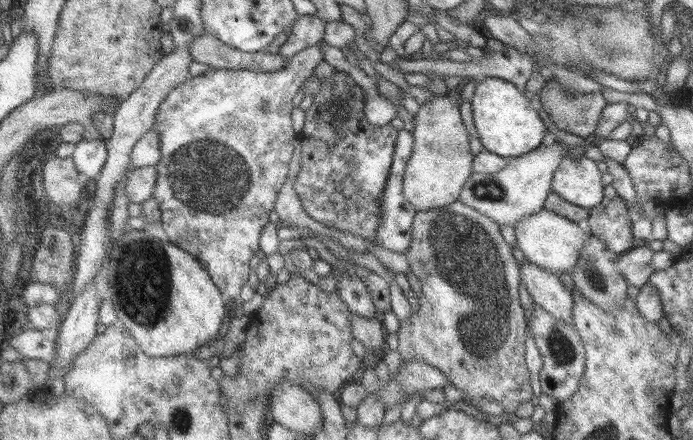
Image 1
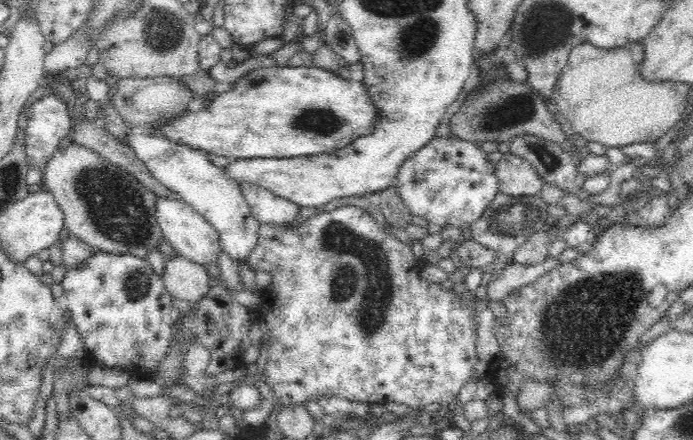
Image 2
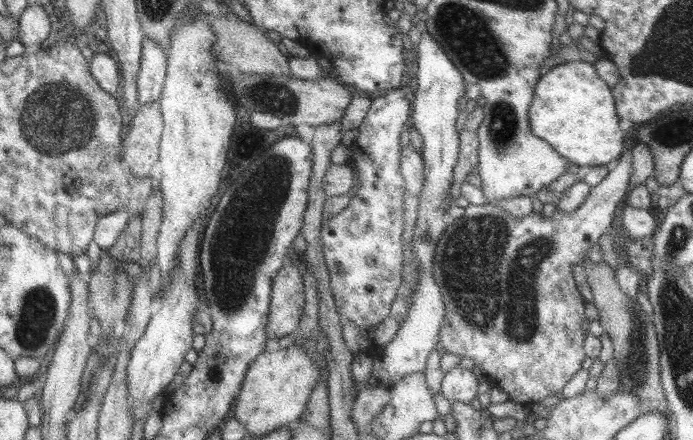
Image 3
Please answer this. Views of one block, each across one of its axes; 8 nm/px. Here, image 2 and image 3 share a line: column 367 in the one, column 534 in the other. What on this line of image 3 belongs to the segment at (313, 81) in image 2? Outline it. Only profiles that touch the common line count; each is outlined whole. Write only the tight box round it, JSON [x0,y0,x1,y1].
[527,61,626,170]

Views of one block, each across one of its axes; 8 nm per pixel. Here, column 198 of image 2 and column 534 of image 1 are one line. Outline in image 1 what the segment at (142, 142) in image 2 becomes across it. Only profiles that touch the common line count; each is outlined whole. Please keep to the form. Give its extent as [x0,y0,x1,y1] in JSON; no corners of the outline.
[457,130,568,227]

